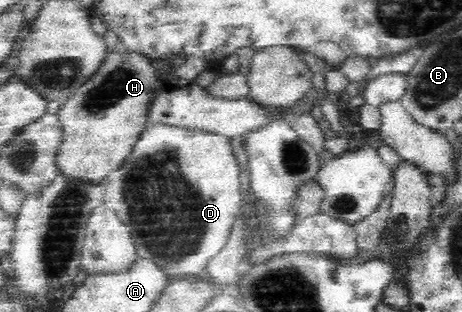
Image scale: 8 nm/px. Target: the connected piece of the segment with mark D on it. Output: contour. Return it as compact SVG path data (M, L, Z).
M164 123L151 124L139 136L138 142L133 146L132 152L120 168L114 169L107 178L105 204L120 217L124 224L128 224L132 239L137 248L137 256L156 261L171 274L171 277L198 276L207 266L207 262L218 254L227 242L228 233L236 214L240 212L242 204L242 188L240 188L240 167L236 156L232 153L231 138L218 133L206 132L202 129L182 127L182 125L169 125Z

